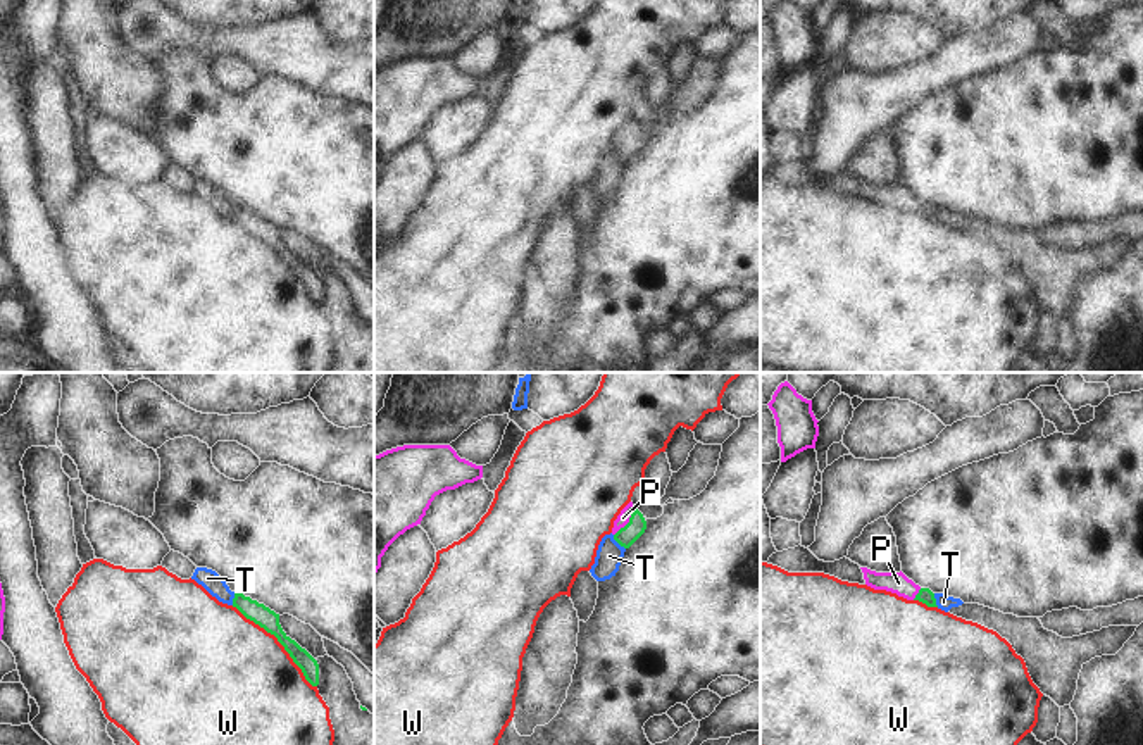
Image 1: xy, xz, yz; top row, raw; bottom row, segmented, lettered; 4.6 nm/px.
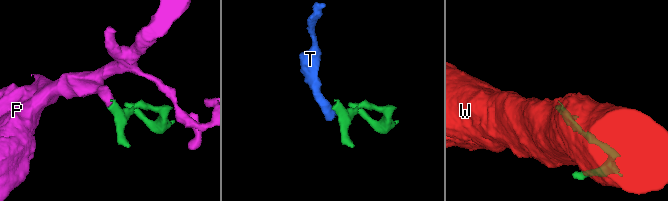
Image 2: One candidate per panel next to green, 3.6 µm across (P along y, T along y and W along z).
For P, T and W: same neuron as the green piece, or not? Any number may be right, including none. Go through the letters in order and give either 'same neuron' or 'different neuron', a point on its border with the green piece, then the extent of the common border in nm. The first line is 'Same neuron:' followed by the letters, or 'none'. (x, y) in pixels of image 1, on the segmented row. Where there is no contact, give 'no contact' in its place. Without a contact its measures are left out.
Same neuron: P
P: same neuron; meets green in xz at (628, 523); contact 160 nm long
T: different neuron; meets green in xz at (618, 542); contact 90 nm long
W: different neuron; meets green in xy at (278, 640); contact 550 nm long

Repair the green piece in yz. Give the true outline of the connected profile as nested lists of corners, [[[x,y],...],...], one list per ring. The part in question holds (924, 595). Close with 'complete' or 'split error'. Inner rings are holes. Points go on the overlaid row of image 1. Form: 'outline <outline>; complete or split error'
outline [[[860,567],[865,585],[874,590],[886,590],[903,597],[907,600],[919,600],[928,607],[938,607],[934,593],[929,588],[921,588],[912,579],[900,573],[876,573],[867,567]]]; split error

